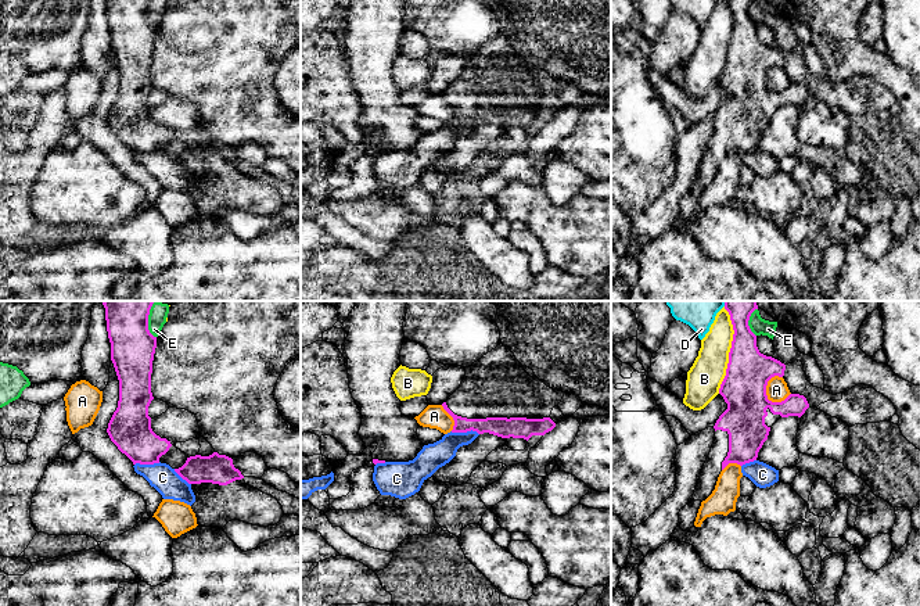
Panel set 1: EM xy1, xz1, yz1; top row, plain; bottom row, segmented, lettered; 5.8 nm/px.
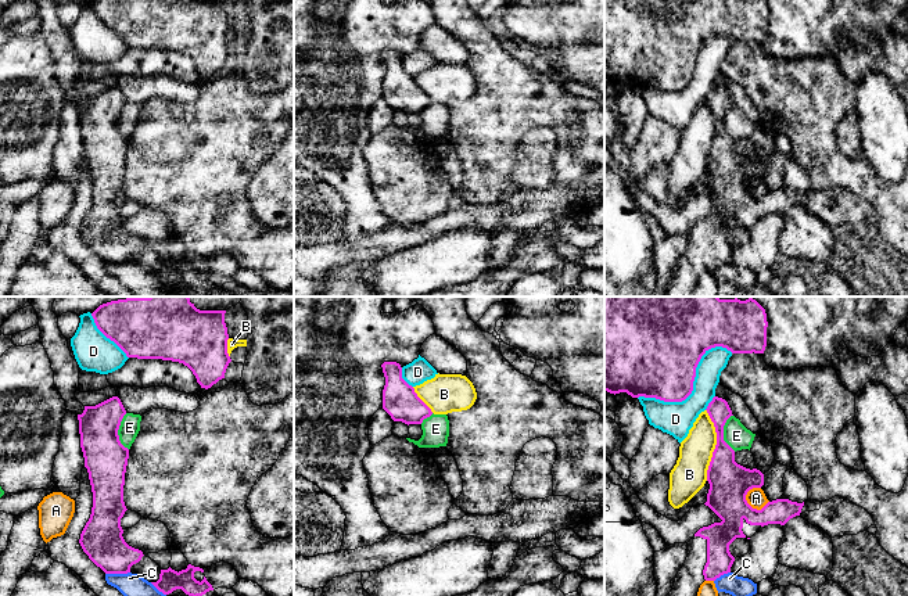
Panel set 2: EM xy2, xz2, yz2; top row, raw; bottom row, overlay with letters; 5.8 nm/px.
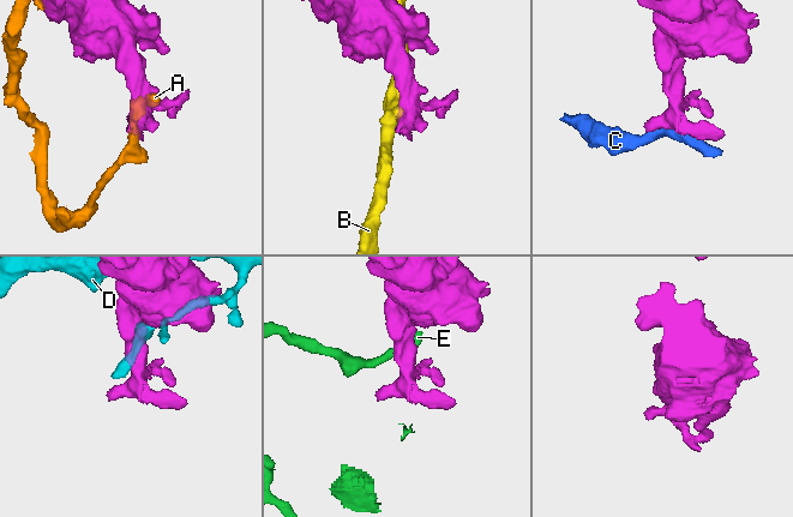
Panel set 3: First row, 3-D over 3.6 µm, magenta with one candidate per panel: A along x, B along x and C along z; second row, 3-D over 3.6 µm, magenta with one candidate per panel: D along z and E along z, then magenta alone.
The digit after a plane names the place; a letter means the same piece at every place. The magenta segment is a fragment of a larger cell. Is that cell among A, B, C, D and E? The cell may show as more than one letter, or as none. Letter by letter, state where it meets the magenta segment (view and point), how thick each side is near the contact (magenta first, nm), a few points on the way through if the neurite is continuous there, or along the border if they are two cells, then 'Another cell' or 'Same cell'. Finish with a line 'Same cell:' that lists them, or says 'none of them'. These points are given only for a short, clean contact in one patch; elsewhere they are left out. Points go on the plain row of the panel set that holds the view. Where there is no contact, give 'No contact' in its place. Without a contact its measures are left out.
A: Touches magenta at yz1 (771, 90). Thickness 260 nm (magenta) against 130 nm. Another cell
B: Touches magenta at yz1 (729, 42). Thickness 260 nm (magenta) against 200 nm. Another cell
C: Touches magenta at xz1 (464, 121). Thickness 120 nm (magenta) against 150 nm. Another cell
D: Touches magenta at yz2 (692, 75). Thickness 440 nm (magenta) against 190 nm. Another cell
E: Touches magenta at xy2 (117, 121). Thickness 260 nm (magenta) against 120 nm. Boundary: xy2 (126, 103), (118, 119), (118, 129), (128, 139). Another cell
Same cell: none of them

